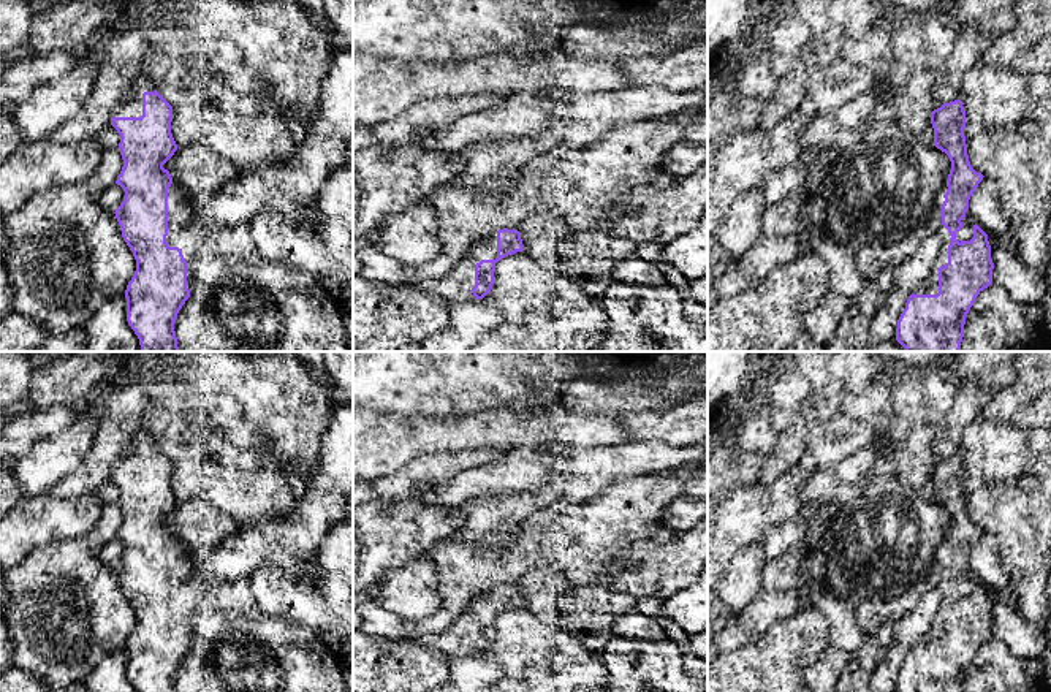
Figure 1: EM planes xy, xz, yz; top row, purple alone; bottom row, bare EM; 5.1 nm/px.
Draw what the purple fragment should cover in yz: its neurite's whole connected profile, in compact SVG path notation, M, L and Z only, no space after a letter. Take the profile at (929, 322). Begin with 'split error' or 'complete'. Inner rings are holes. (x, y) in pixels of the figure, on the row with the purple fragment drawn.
split error; M961 100L931 112L934 146L951 162L934 207L942 217L942 247L926 280L909 296L896 340L905 352L959 352L966 317L977 296L992 285L988 234L973 222L969 200L983 181L967 155L966 111Z

